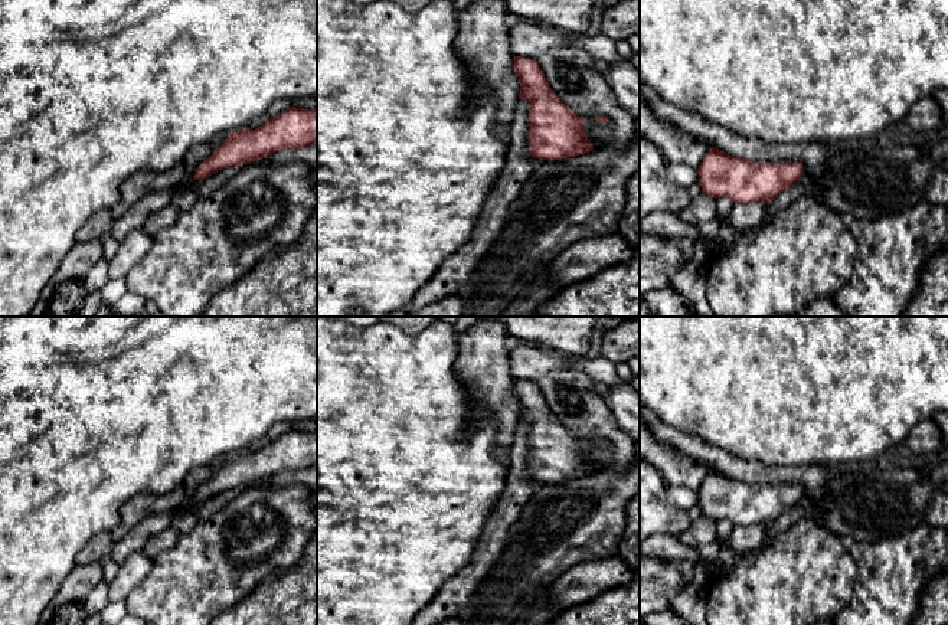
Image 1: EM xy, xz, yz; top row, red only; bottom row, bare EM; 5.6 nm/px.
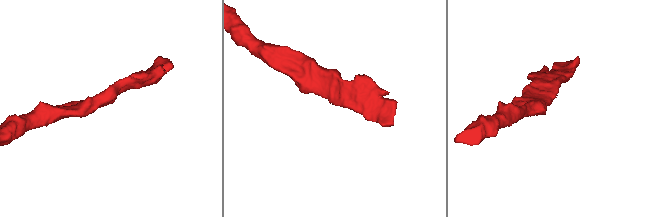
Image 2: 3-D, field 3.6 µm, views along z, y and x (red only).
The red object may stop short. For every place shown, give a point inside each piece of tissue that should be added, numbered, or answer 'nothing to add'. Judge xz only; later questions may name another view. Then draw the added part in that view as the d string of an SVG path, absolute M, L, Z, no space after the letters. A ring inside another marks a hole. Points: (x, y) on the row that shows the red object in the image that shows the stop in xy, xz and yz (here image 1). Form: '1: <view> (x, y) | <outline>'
nothing to add

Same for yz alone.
nothing to add

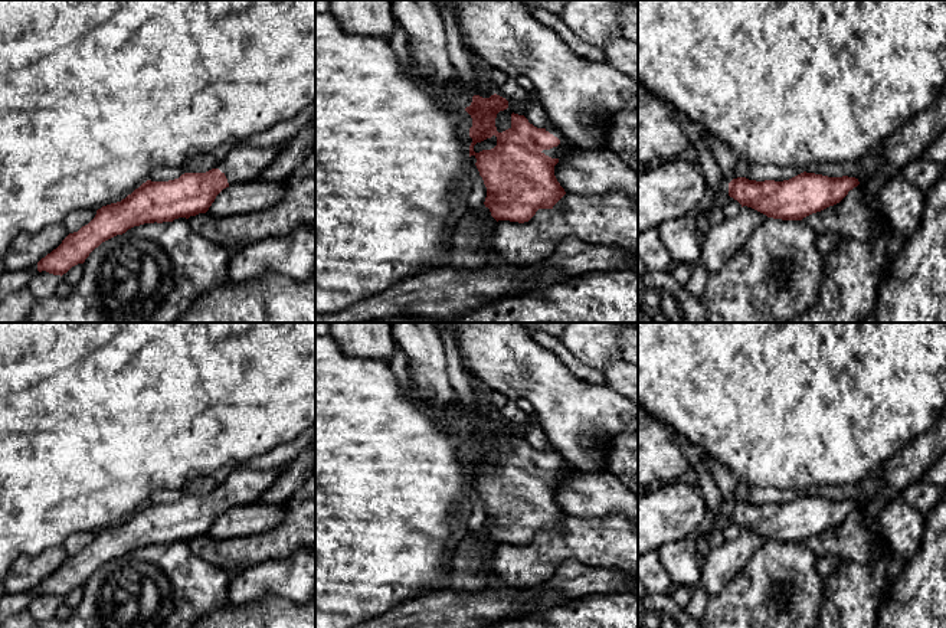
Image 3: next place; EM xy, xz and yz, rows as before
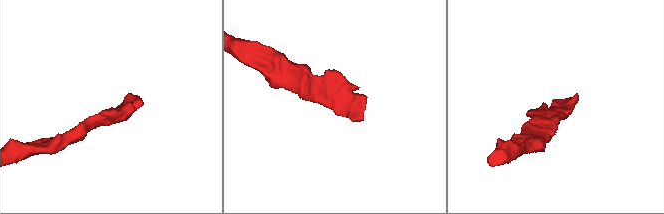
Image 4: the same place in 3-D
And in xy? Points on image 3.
1: xy (242, 163) | M287 143L269 147L236 144L213 169L219 169L226 176L229 186L239 181L253 181L274 163Z

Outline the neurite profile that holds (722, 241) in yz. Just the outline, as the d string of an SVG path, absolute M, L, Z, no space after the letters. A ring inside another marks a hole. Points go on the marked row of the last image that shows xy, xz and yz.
M743 206L734 217L724 219L721 223L711 226L701 239L701 254L697 264L703 266L708 275L720 272L766 217L766 215Z

